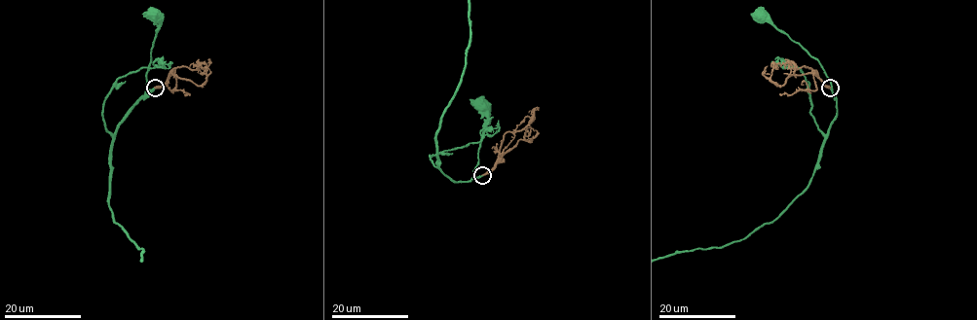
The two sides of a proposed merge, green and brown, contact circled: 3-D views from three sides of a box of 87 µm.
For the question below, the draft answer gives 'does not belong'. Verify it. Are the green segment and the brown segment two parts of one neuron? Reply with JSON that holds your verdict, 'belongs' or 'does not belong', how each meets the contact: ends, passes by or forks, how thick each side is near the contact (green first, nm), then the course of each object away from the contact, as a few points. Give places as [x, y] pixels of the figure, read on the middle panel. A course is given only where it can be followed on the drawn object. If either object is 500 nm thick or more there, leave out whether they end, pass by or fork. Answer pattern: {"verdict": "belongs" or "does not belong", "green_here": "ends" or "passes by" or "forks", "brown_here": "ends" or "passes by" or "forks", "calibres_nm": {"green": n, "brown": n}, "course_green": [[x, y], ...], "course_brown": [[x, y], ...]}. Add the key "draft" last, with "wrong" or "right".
{"verdict": "belongs", "green_here": "ends", "brown_here": "ends", "calibres_nm": {"green": 300, "brown": 400}, "course_green": [[482, 175], [474, 176], [485, 122], [479, 110], [482, 106]], "course_brown": [[482, 175], [499, 159], [503, 137], [525, 126], [534, 116], [534, 119], [526, 117], [517, 126]], "draft": "wrong"}

